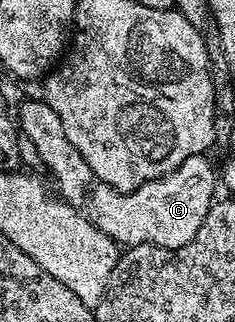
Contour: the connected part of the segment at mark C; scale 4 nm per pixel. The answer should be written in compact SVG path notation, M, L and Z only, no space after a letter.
M25 98L24 104L20 107L20 119L18 115L19 134L25 135L32 144L38 149L38 155L43 163L43 170L48 170L52 174L52 179L56 182L59 198L63 202L69 203L73 209L84 215L102 233L106 233L110 238L125 248L137 247L143 243L149 243L151 247L181 247L186 245L202 229L202 221L206 221L206 213L212 208L216 187L218 183L218 171L212 168L212 163L208 160L207 154L191 155L178 165L169 175L163 175L160 179L155 179L149 183L144 183L138 189L129 191L115 191L110 185L101 183L97 180L96 174L86 165L82 153L70 145L66 137L66 129L62 129L62 121L58 121L58 113L50 109L50 105L44 102L43 98Z

